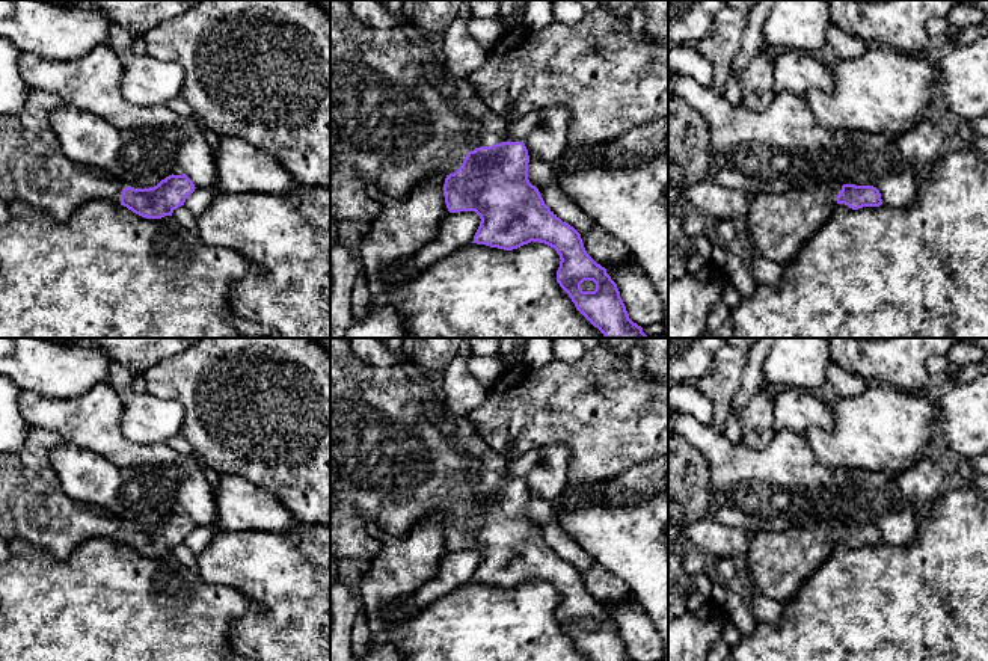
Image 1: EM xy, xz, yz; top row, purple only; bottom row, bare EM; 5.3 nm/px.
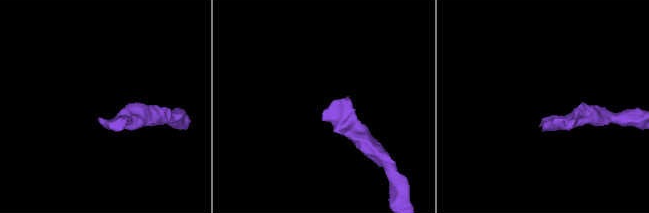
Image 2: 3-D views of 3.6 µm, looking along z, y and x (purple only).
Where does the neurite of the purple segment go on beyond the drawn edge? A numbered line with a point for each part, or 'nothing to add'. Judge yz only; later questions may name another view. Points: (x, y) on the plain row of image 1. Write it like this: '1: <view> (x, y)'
1: yz (777, 563)

